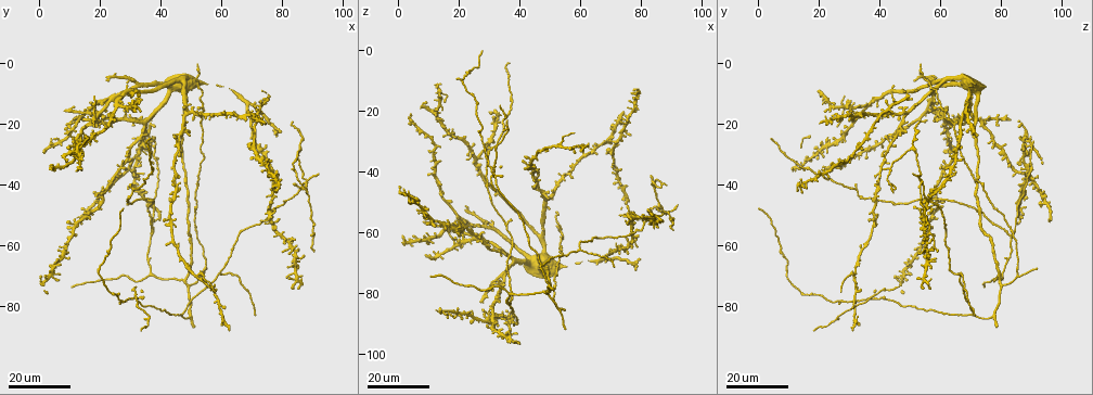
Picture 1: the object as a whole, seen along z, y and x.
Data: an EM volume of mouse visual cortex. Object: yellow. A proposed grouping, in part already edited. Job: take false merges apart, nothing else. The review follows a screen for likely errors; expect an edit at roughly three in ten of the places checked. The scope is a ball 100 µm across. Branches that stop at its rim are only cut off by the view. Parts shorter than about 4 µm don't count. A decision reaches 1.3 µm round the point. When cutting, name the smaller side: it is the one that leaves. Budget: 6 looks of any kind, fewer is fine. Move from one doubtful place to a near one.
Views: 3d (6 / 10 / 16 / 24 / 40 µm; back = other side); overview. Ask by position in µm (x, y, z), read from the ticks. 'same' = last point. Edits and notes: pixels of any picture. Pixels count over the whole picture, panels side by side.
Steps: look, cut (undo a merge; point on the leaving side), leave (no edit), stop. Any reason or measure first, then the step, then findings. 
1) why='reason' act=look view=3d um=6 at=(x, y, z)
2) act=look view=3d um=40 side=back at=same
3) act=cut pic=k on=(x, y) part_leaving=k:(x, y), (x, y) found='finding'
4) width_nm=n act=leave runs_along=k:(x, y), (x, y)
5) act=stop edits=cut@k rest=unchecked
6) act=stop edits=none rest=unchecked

act=look view=3d um=24 at=(32, 76, 38)

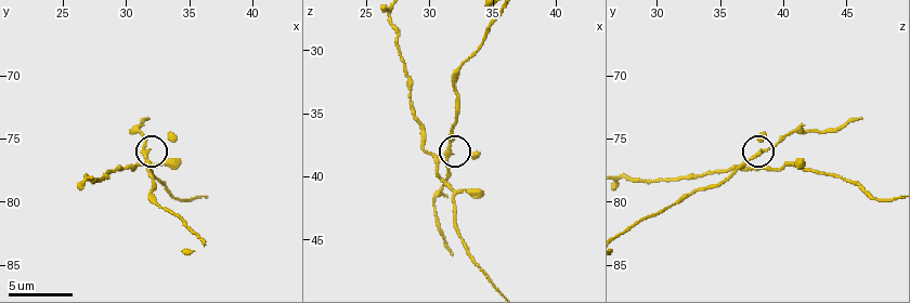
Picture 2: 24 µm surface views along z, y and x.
act=look view=3d um=10 at=(31.4, 76.4, 37.8)

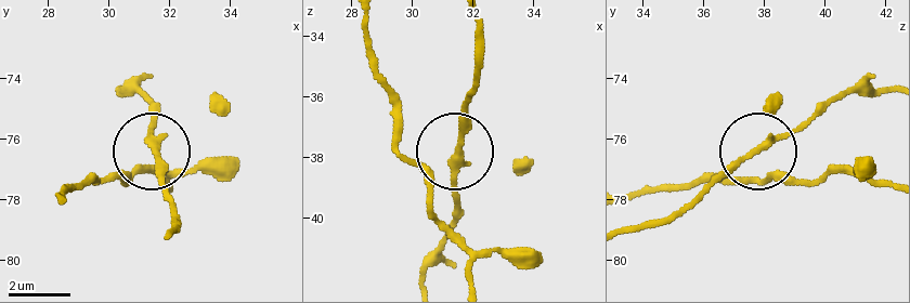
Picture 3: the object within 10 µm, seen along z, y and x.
arms=3 act=leave runs_along=3:(471, 281), (430, 196), (430, 173), (453, 155), (453, 218) found='all the same neuron'

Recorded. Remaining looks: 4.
why='side arm on a straight run' act=look view=3d um=24 at=(52, 70, 32)

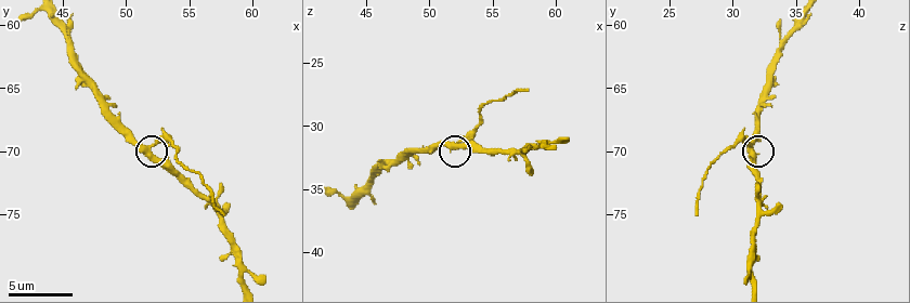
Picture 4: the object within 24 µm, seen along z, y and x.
why='zoom in' act=look view=3d um=6 at=(51.6, 70.0, 31.6)

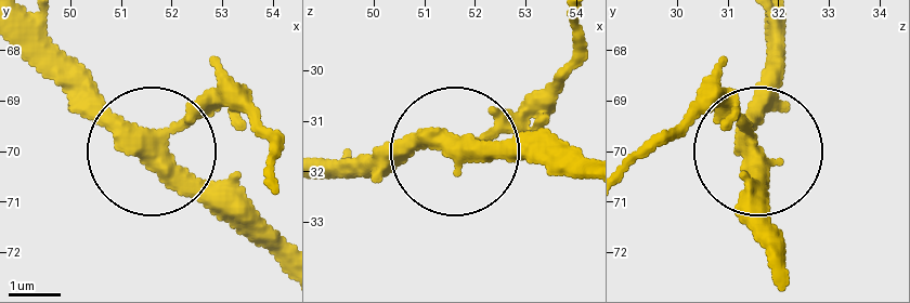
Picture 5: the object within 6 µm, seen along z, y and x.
act=cut pic=5 on=(244, 103) part_leaving=5:(181, 126), (228, 104), (262, 134), (267, 165) found='two neurons meet here'

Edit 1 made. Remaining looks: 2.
act=stop edits=cut@5 rest=unchecked

